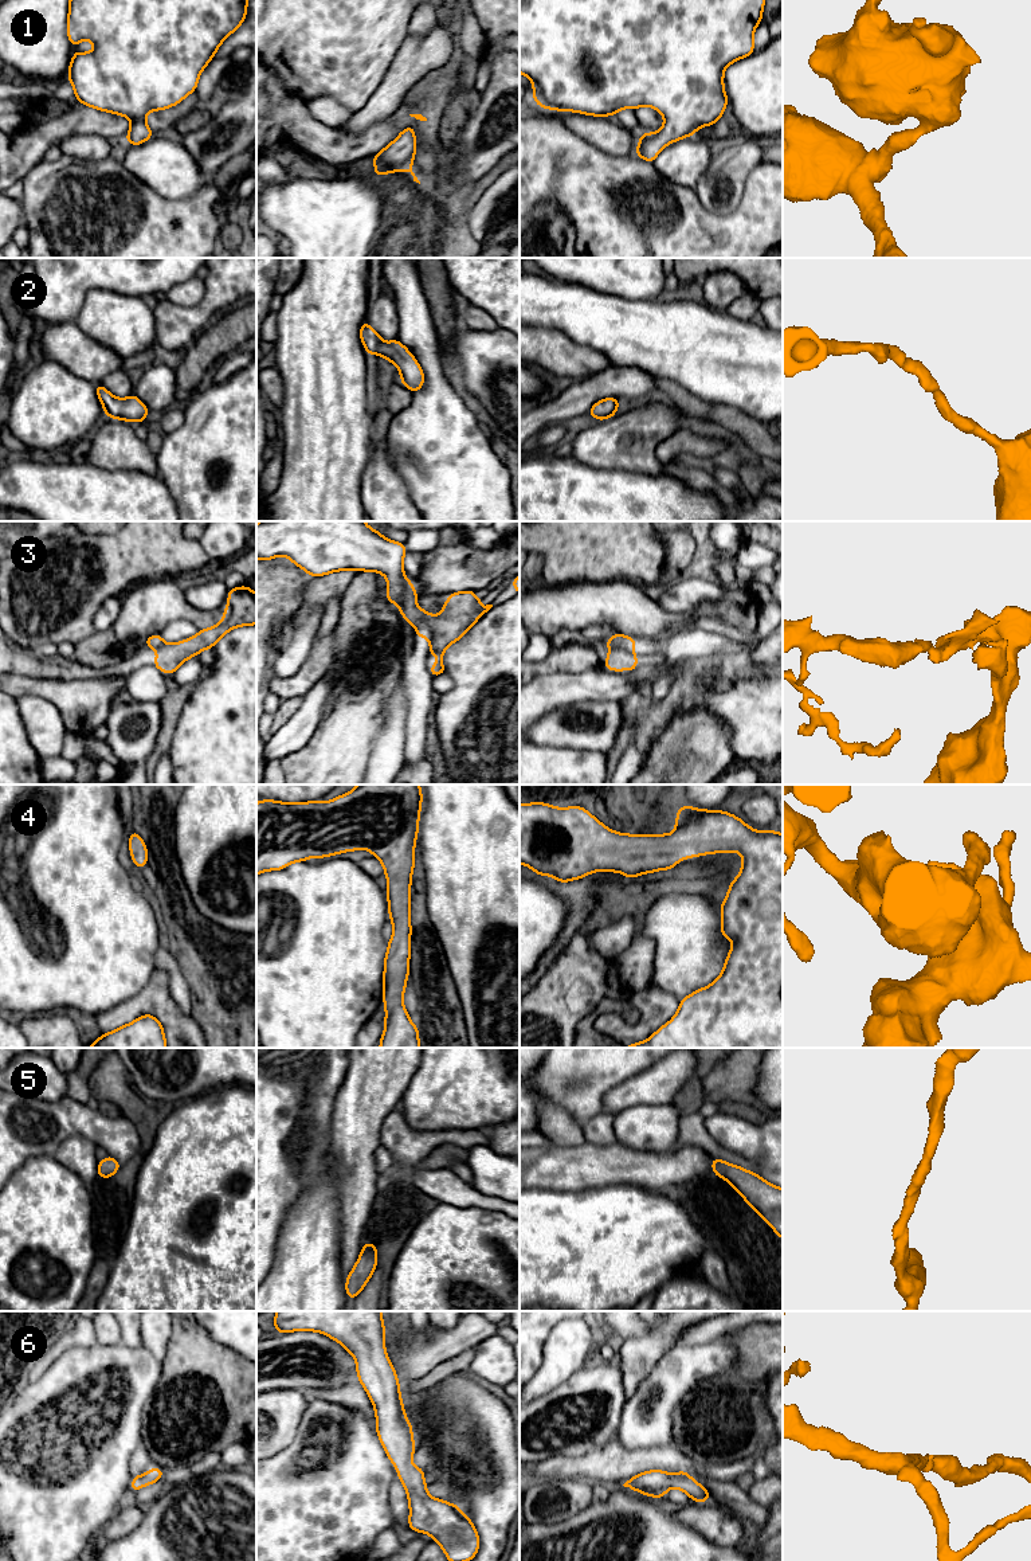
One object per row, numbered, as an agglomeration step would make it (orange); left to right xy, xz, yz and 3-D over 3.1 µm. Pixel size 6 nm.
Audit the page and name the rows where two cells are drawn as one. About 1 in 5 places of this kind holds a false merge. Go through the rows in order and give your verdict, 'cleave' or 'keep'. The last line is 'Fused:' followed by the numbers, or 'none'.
1: keep
2: keep
3: cleave
4: keep
5: keep
6: keep
Fused: 3

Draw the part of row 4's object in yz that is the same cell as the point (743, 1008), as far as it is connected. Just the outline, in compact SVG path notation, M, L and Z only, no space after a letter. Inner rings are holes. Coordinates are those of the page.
M544 802L520 803L520 864L532 868L536 875L553 876L560 883L579 880L597 871L620 872L632 880L638 875L646 875L662 869L673 871L675 864L683 858L710 853L728 853L733 850L740 852L742 854L741 872L730 883L728 895L724 903L720 905L721 934L724 938L734 943L733 948L728 952L722 973L711 985L695 990L690 995L681 999L679 1009L671 1021L660 1026L650 1038L623 1048L783 1048L783 834L777 833L775 829L768 832L757 832L745 825L738 817L726 811L702 810L685 805L681 805L675 822L675 830L671 834L624 834L608 829L581 806L558 809Z

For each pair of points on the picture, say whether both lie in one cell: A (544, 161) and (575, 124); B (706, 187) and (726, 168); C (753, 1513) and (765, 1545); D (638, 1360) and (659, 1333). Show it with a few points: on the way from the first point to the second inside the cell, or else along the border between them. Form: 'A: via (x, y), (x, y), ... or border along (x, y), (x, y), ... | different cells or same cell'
A: border along (559, 110), (560, 120), (568, 128), (598, 147) | different cells
B: via (712, 183), (721, 173) | same cell
C: border along (768, 1515), (768, 1520), (760, 1528) | different cells
D: via (645, 1353), (658, 1340) | same cell

